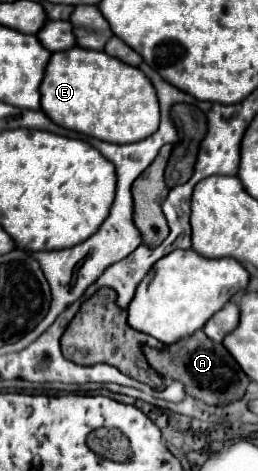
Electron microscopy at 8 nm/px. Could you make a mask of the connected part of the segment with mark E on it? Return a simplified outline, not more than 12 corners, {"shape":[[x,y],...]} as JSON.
{"shape":[[105,51],[51,55],[41,107],[109,143],[159,127],[149,77]]}

